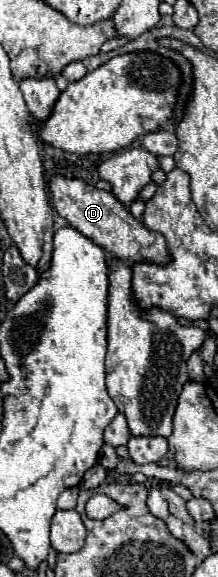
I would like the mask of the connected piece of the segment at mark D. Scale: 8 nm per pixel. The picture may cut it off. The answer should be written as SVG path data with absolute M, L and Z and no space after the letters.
M55 175L49 181L49 193L51 193L49 203L53 203L53 209L63 219L67 219L69 225L79 229L83 235L87 235L91 241L101 245L105 251L117 255L119 259L123 259L123 261L129 259L131 263L147 259L147 261L153 261L159 265L169 261L169 253L167 253L167 245L165 245L163 235L149 231L109 191L101 191L95 185L85 183L83 179L67 179L63 175Z

